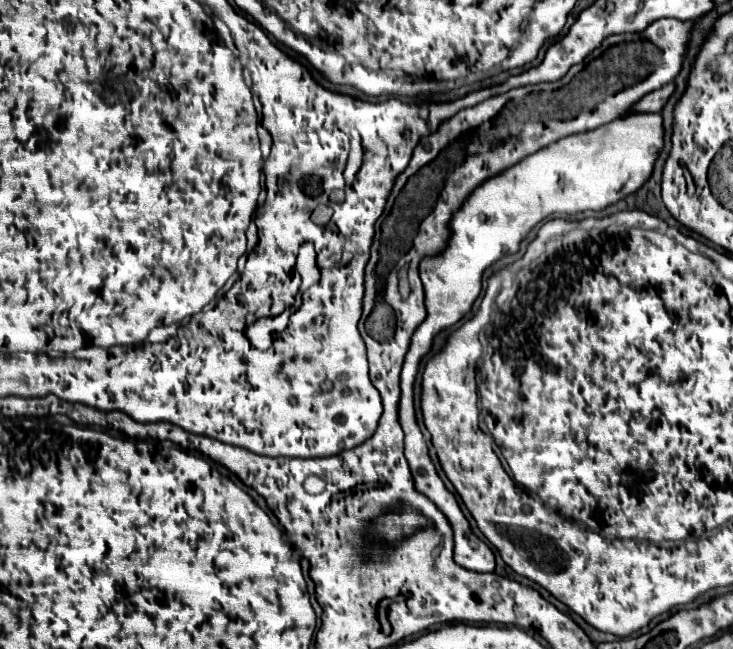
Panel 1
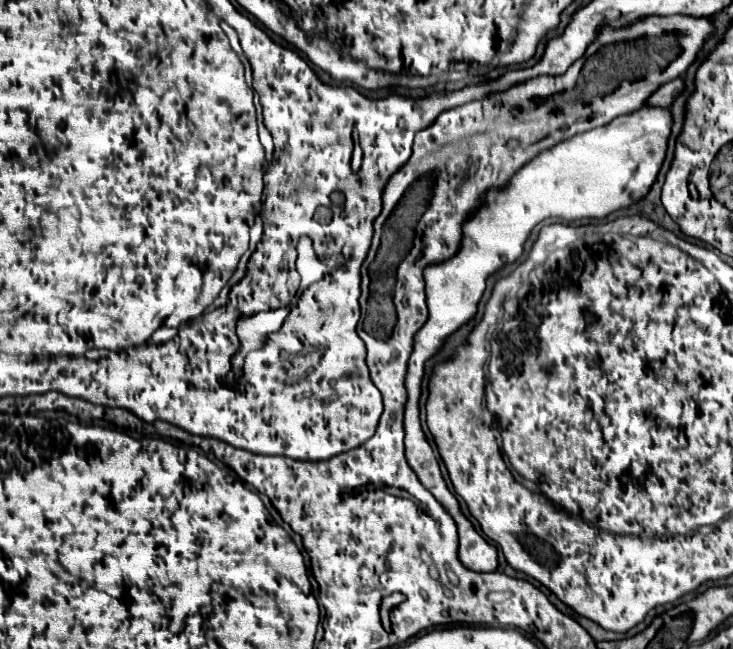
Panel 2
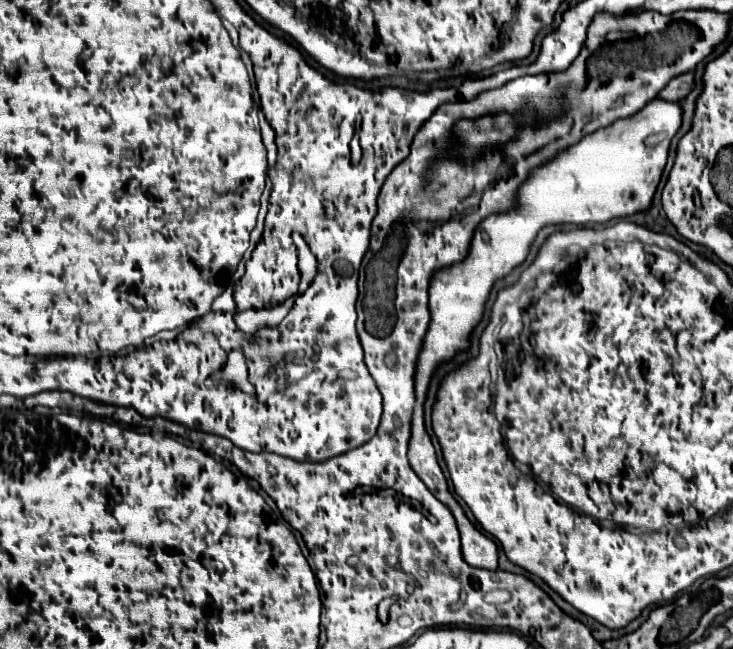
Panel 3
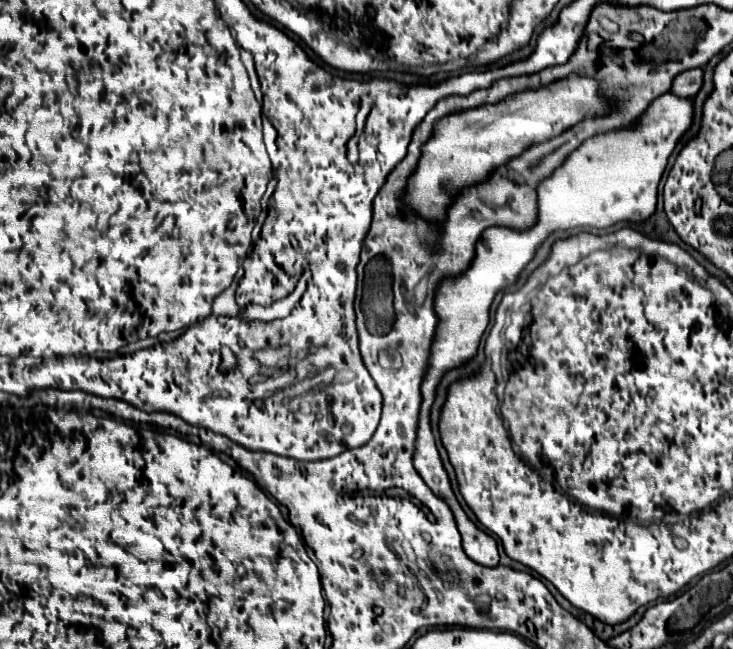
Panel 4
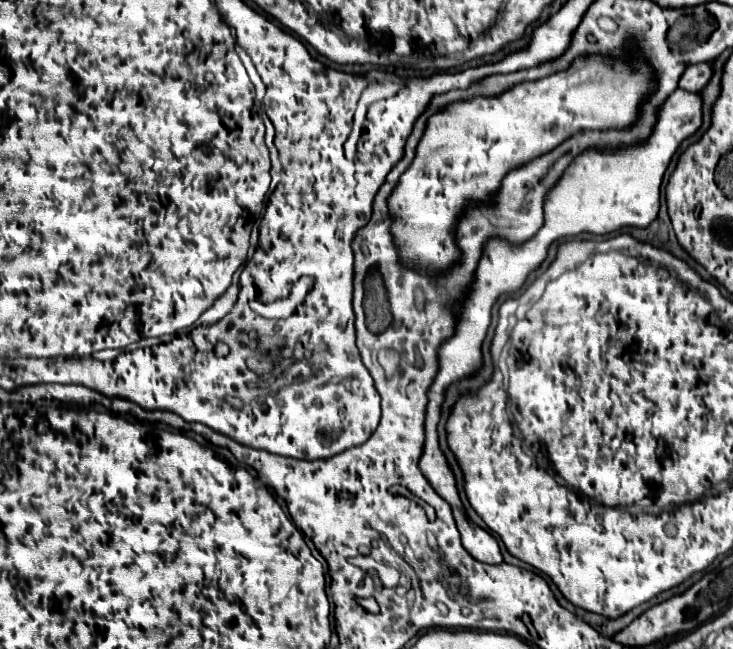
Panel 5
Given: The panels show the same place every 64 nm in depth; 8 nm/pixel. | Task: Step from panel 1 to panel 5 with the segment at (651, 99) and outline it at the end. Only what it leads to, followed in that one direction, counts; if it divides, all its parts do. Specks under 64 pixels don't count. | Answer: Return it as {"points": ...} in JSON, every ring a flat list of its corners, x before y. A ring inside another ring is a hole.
{"points":[[700,62,700,64,690,64,686,72,680,78,680,88,688,92,700,92,712,78,712,64]]}

